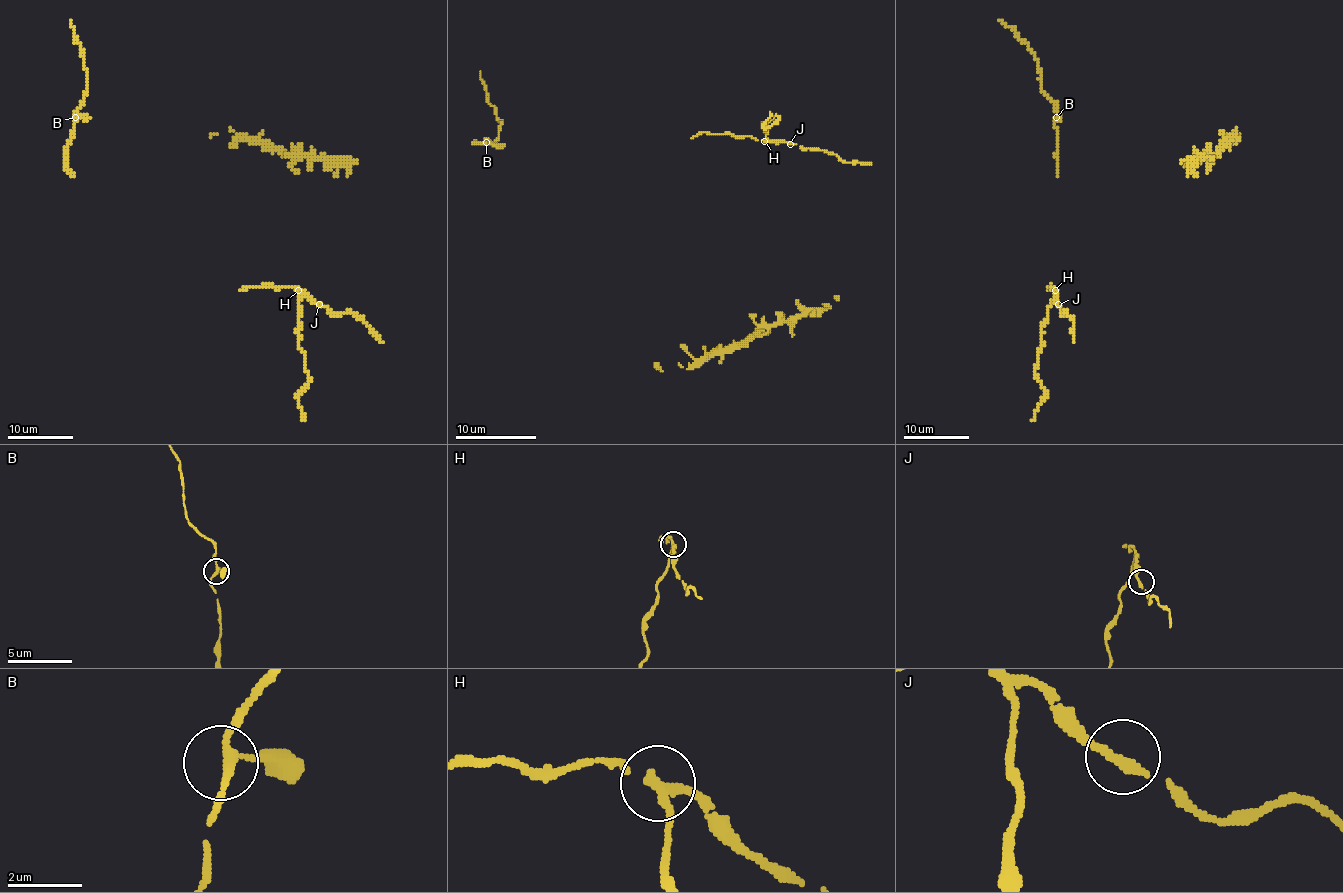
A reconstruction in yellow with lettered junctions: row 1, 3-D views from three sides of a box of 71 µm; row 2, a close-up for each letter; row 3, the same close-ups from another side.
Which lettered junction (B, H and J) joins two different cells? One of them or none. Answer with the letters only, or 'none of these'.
H

